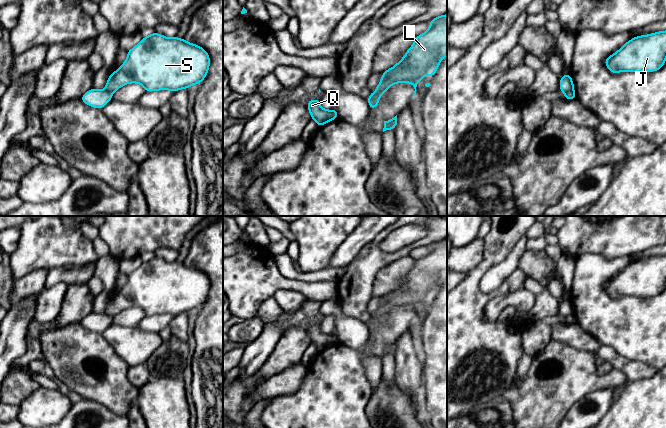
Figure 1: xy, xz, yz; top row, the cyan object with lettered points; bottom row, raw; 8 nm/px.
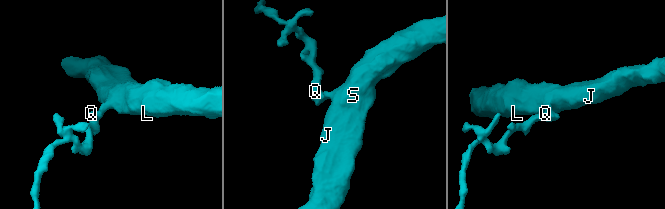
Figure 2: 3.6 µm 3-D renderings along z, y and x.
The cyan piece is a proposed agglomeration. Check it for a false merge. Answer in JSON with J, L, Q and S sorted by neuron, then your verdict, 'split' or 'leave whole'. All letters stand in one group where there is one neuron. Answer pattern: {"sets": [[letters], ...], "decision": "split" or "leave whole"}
{"sets": [["J", "L", "S"], ["Q"]], "decision": "split"}

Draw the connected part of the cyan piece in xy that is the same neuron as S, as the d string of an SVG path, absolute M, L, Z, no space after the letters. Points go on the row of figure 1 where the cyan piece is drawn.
M151 33L132 49L127 51L127 59L118 70L110 73L106 89L114 93L129 83L142 85L146 92L170 90L176 92L200 84L205 79L210 66L210 56L202 47L186 42L183 38L167 38L160 33Z

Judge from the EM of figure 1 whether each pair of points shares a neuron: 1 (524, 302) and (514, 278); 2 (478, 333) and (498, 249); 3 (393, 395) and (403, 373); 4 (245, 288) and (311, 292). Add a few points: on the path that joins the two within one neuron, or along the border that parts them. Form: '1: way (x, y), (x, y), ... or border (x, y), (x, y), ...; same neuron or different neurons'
1: border (524, 287), (496, 297); different neurons
2: way (472, 312), (472, 279), (480, 270); same neuron
3: border (395, 381), (396, 385), (410, 397), (413, 403); different neurons
4: way (261, 283), (295, 284); same neuron

